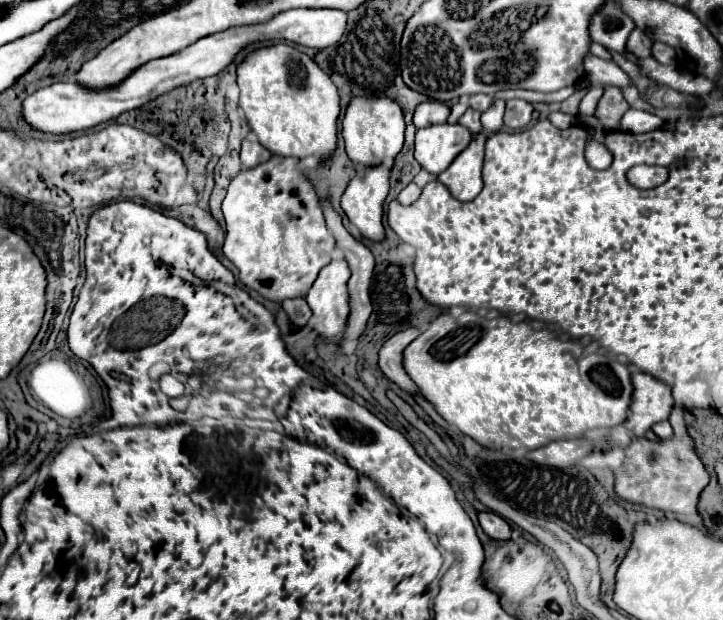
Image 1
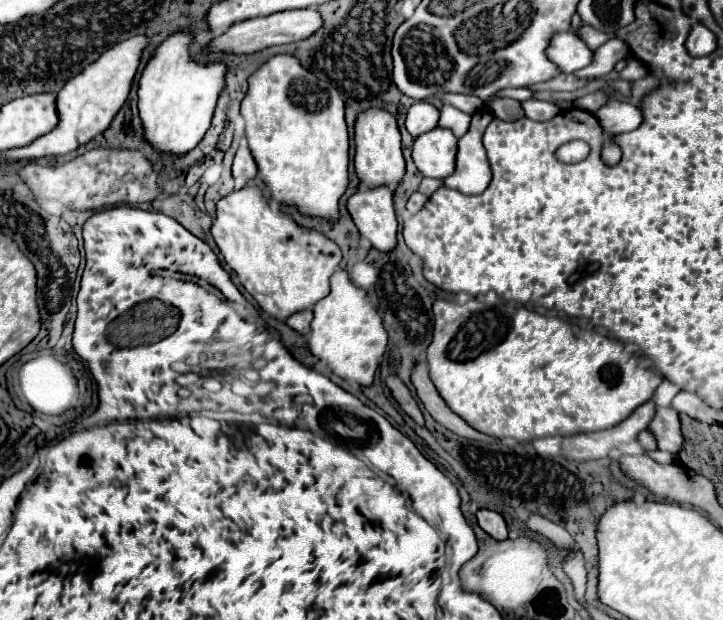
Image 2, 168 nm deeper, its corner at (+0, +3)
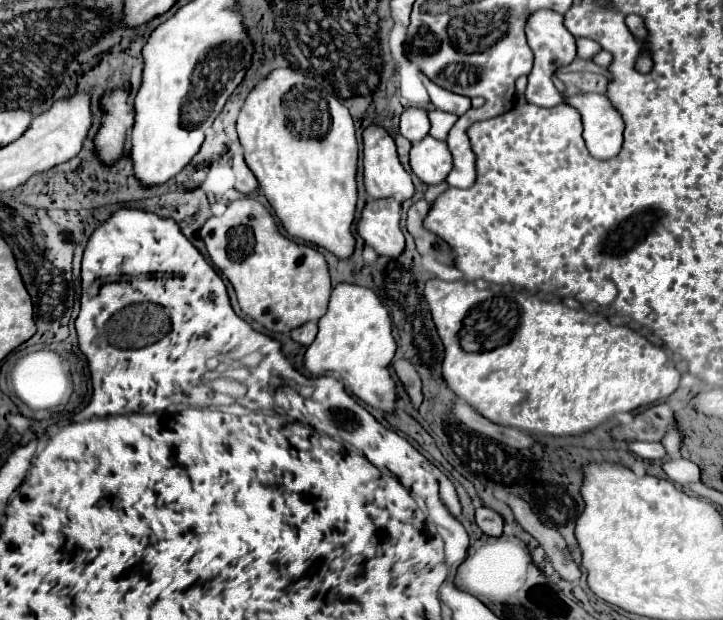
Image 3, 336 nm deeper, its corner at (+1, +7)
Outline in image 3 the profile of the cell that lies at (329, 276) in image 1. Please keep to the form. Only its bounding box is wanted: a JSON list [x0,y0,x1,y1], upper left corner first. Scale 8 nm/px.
[305,284,397,412]

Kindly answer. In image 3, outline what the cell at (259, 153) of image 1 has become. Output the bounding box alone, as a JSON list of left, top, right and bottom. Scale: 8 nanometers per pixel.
[233,150,257,194]

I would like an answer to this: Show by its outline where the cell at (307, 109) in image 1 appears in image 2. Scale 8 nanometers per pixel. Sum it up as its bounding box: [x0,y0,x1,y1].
[242,54,350,222]

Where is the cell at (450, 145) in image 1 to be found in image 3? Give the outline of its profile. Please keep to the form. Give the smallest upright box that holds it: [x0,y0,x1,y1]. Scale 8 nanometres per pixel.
[411,136,453,184]

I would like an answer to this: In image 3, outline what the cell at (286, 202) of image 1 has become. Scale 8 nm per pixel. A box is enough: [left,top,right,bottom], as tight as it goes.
[201,196,331,334]

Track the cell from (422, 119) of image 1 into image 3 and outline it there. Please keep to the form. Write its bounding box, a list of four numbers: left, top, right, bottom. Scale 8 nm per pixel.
[399,108,429,142]

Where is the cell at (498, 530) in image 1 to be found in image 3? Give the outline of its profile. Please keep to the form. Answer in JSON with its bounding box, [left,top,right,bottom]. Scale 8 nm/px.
[475,506,503,536]

